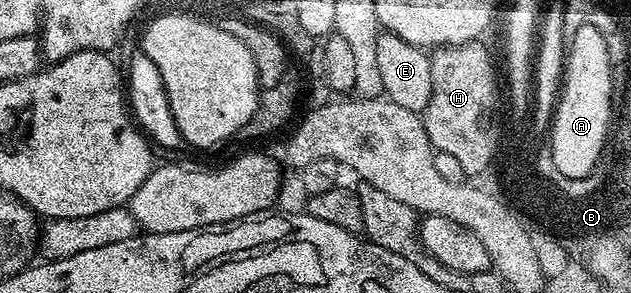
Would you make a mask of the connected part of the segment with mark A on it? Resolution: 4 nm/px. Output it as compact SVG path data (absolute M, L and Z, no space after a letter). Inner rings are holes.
M584 28L566 52L563 67L562 87L558 103L550 120L552 144L550 151L554 166L566 174L566 178L591 176L601 163L604 143L610 140L608 123L612 120L612 84L614 84L610 54L604 41L592 28Z

